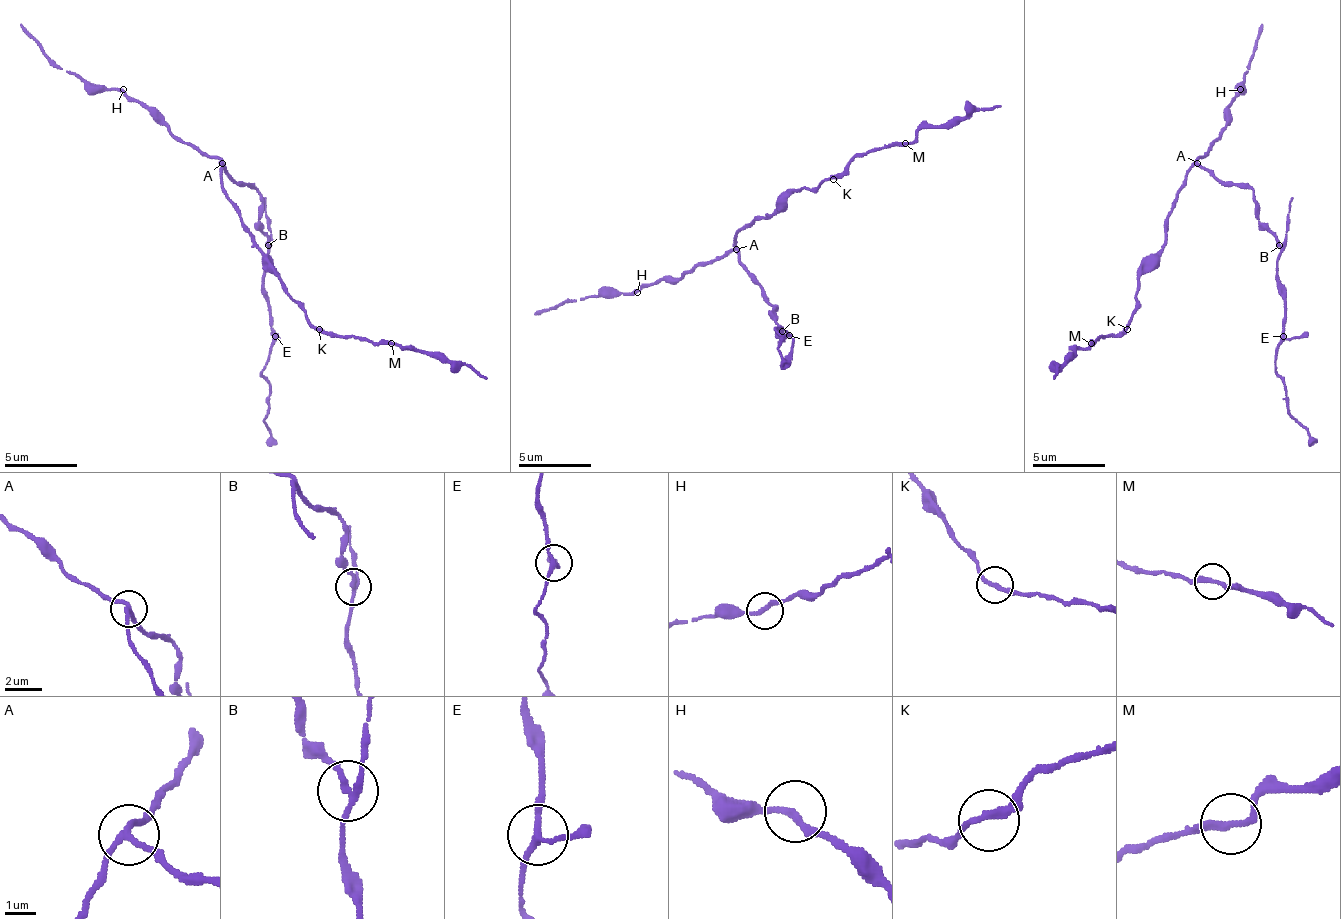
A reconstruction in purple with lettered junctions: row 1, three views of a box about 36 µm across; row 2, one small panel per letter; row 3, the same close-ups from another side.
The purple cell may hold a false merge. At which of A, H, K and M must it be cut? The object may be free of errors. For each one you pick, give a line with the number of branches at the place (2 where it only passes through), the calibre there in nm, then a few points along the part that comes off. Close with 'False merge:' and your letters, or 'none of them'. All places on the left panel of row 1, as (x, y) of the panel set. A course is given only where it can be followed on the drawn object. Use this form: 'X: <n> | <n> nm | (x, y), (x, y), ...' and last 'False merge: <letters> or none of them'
A: 3 | 200 nm | (221, 162), (257, 191), (268, 238), (264, 289), (272, 343), (261, 376), (268, 383), (264, 427), (275, 445)
False merge: A

